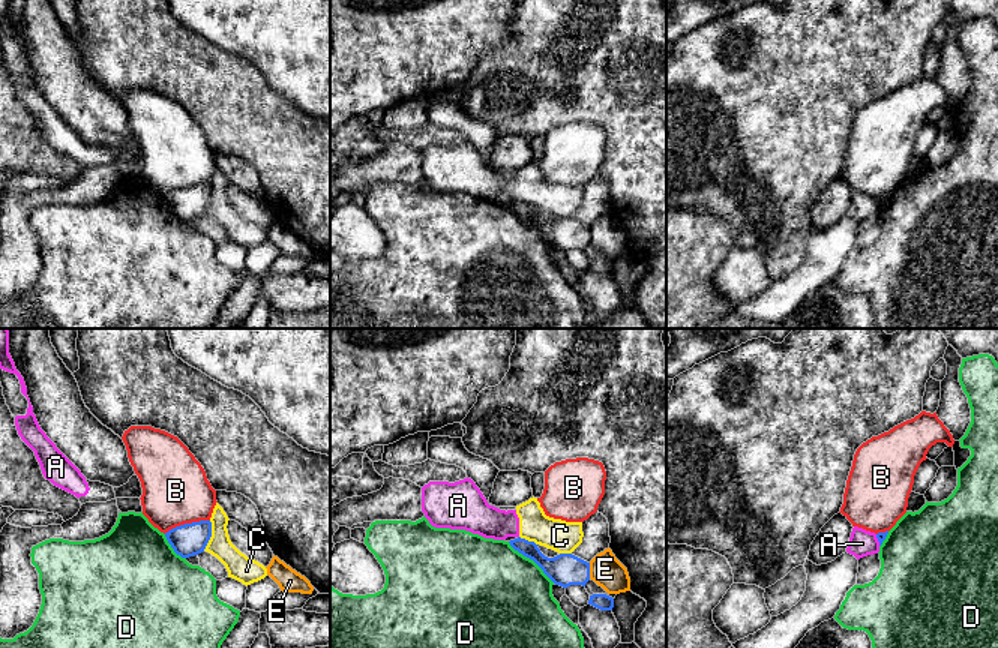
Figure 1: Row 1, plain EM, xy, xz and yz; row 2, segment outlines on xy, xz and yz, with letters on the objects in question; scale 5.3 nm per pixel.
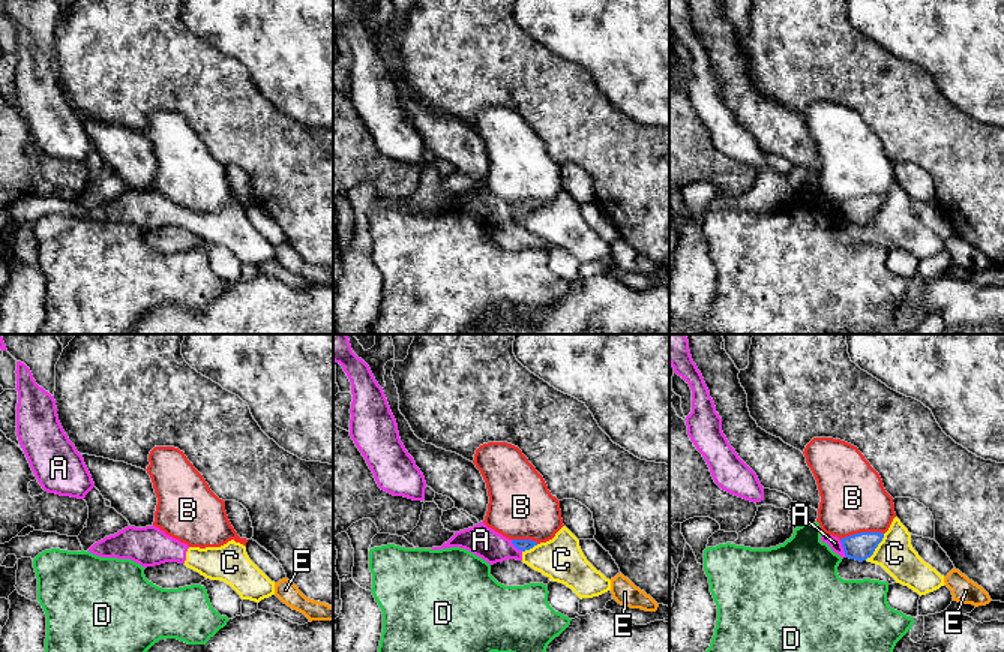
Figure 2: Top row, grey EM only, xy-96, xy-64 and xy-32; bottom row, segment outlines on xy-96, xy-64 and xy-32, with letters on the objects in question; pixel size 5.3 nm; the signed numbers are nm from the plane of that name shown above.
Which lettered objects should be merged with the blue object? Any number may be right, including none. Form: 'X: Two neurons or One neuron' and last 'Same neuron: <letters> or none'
A: Two neurons
B: Two neurons
C: Two neurons
D: Two neurons
E: Two neurons
Same neuron: none

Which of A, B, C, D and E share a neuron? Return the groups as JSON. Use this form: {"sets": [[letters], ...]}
{"sets": [["A", "C"], ["B"], ["D"], ["E"]]}

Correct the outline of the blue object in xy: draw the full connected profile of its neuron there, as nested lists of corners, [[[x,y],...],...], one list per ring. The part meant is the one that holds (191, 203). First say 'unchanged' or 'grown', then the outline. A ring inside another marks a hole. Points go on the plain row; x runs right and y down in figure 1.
unchanged; [[[212,186],[185,188],[165,196],[165,201],[177,219],[189,222],[204,216],[212,201]]]

